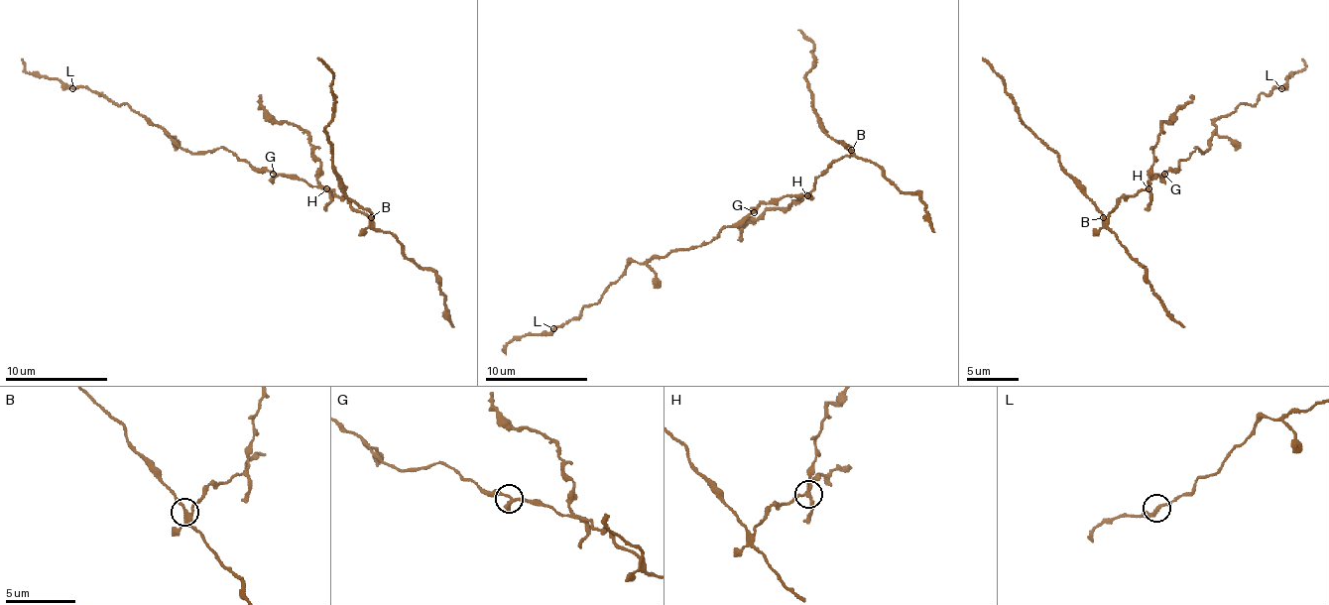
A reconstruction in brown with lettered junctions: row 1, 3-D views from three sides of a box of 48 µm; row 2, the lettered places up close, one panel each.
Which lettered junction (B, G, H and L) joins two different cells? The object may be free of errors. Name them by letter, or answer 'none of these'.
H

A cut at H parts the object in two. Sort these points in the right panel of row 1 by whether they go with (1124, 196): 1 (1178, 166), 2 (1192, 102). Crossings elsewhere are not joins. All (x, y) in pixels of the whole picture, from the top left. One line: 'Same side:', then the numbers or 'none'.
Same side: 1

